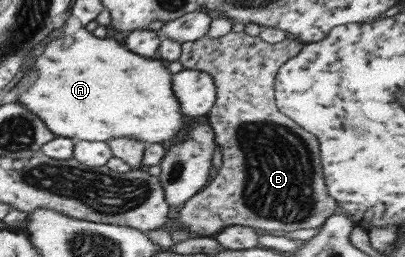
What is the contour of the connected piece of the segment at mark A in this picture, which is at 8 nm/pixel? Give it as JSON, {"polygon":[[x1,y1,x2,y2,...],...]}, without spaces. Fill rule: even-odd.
{"polygon":[[83,27,76,30,72,35,63,35,62,38,48,41,48,46,44,48,44,54,36,54,32,61,32,68,36,68,38,76,31,81,28,88,24,88,22,92,17,94,17,103,25,106,32,114,35,114,44,126,52,132,56,137,71,138,74,141,90,141,90,142,107,142,111,138,131,138,141,140,143,143,149,144,164,144,163,142,170,142,170,139,175,140,184,132,184,115,182,114,180,105,177,104,176,97,171,89,171,76,168,69,165,67,165,62,160,58,146,58,138,56,129,50,126,50,121,41,117,38,98,38,94,37,90,32,87,32]]}

